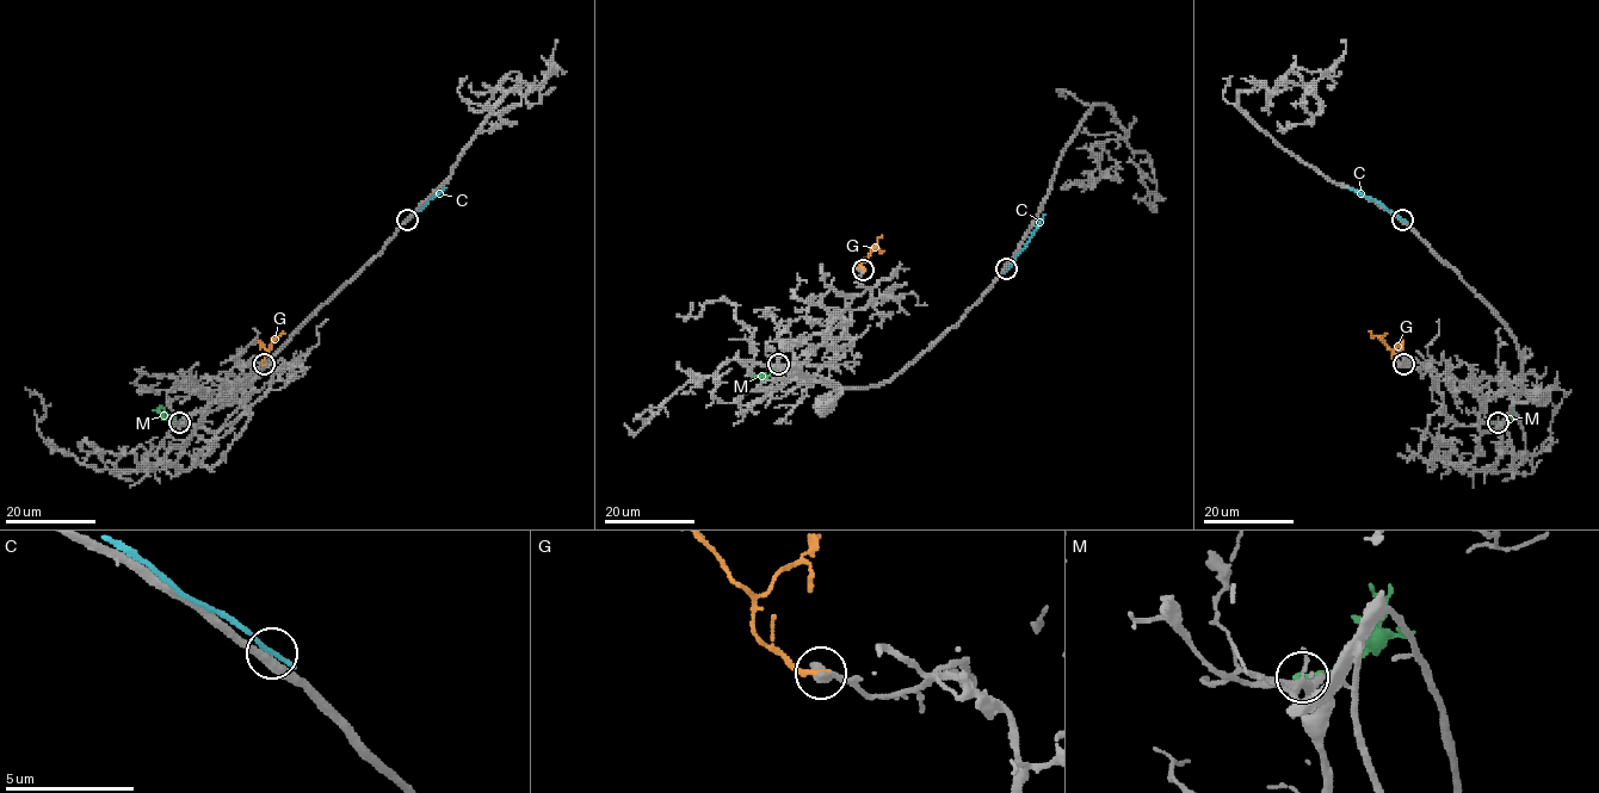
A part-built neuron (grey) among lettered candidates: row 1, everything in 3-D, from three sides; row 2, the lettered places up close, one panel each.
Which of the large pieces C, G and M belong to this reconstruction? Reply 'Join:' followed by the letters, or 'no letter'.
Join: G

